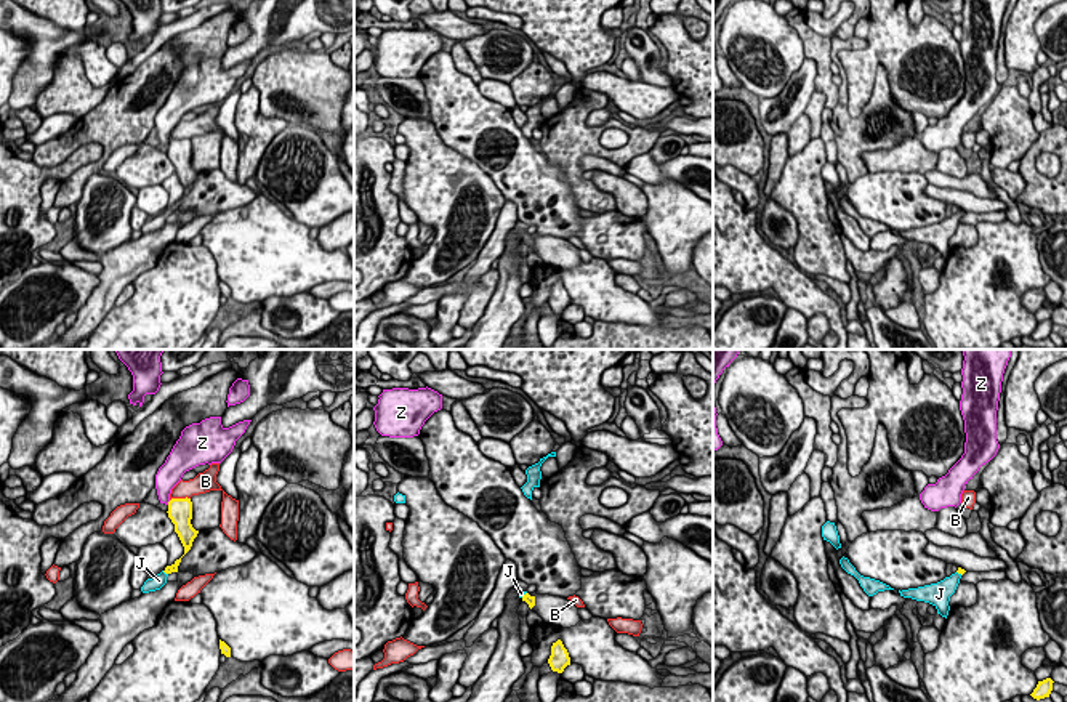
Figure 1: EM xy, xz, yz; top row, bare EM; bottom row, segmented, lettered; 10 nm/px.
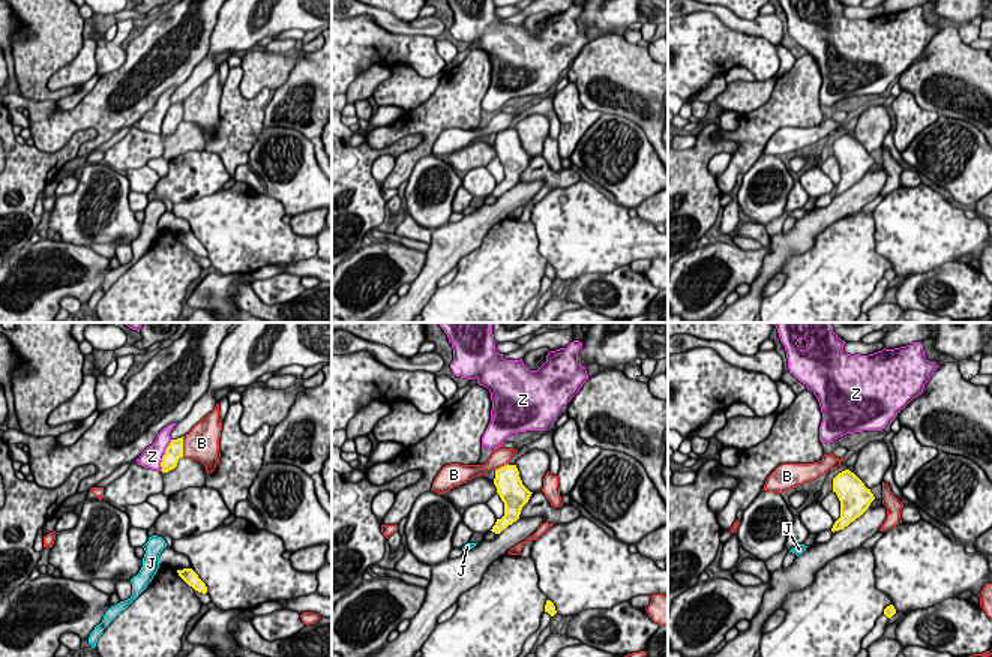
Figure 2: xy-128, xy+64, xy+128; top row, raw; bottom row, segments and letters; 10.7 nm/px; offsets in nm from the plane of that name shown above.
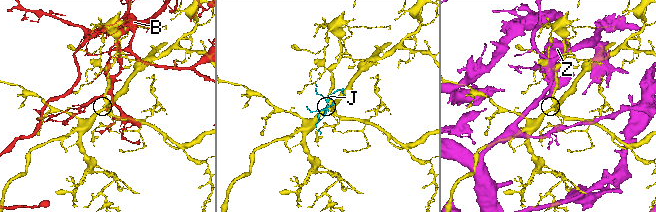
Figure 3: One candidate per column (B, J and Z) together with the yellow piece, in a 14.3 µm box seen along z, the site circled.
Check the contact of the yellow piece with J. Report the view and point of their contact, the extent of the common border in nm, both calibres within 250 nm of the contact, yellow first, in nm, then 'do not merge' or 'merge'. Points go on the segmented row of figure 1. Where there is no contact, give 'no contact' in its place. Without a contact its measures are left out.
meets yellow in xy at (165, 572); contact 70 nm long; 90 nm thick on the yellow side, 140 nm on the other; merge

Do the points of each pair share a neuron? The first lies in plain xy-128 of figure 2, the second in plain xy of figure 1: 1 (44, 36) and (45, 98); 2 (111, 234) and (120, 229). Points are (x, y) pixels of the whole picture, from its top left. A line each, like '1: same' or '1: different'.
1: same
2: same

